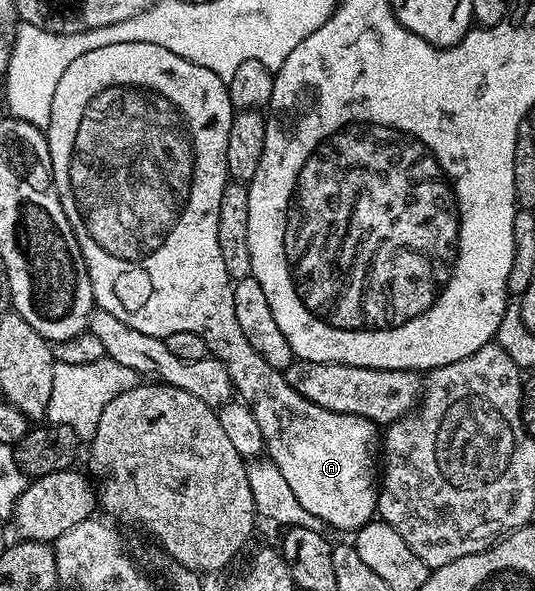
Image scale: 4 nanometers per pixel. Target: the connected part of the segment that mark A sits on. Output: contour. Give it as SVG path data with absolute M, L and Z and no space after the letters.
M108 44L108 48L96 48L92 52L84 52L68 68L64 68L64 76L56 86L56 96L52 96L52 116L44 128L50 153L50 167L54 173L54 189L58 191L58 199L64 208L64 216L68 216L68 224L72 224L72 232L80 244L80 252L86 261L86 271L92 284L94 301L97 309L112 312L116 320L124 320L128 328L136 328L136 332L148 332L148 336L165 339L172 332L196 332L202 336L204 344L208 344L210 354L219 358L228 368L233 389L237 397L246 403L246 407L256 416L256 424L260 424L262 444L269 461L280 468L280 476L288 480L292 488L292 496L300 500L312 516L320 516L320 520L334 530L350 530L356 532L364 524L368 524L378 508L378 491L376 485L376 459L380 454L380 430L375 423L366 418L328 412L328 408L320 408L320 404L312 404L312 400L304 400L300 392L296 392L288 383L283 371L272 368L272 364L264 364L261 356L256 356L256 348L248 344L244 332L240 332L240 324L236 324L236 308L234 307L234 282L228 276L228 268L224 268L224 259L220 256L220 240L218 225L220 224L220 196L224 196L224 188L228 184L226 172L226 153L228 152L228 132L232 128L232 120L236 109L229 100L227 83L216 72L204 68L200 64L192 64L184 60L184 56L176 56L176 52L168 52L168 48L160 48L160 44Z

